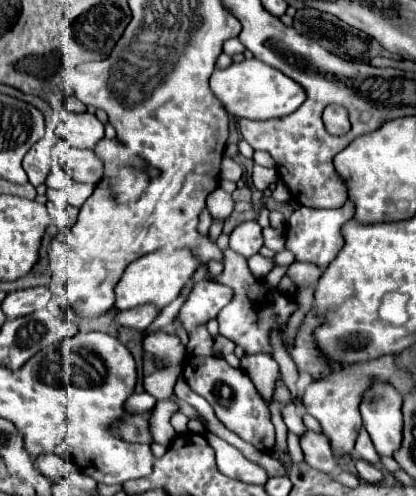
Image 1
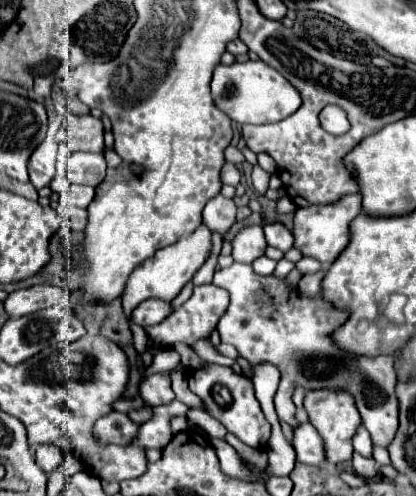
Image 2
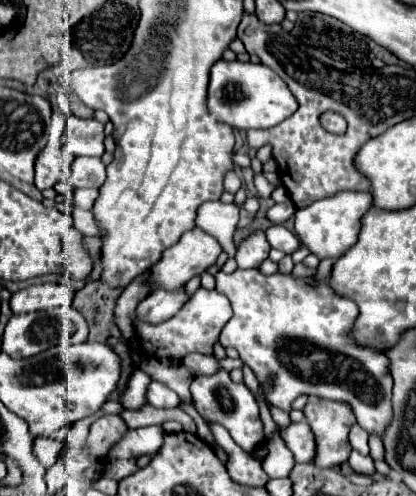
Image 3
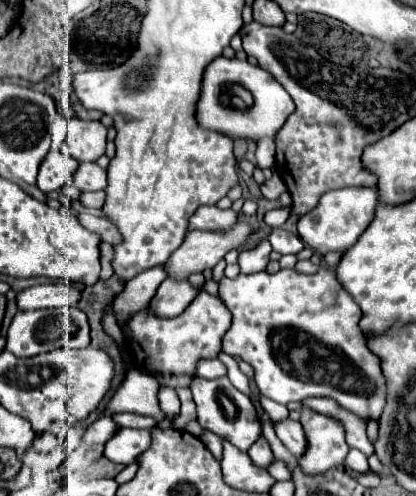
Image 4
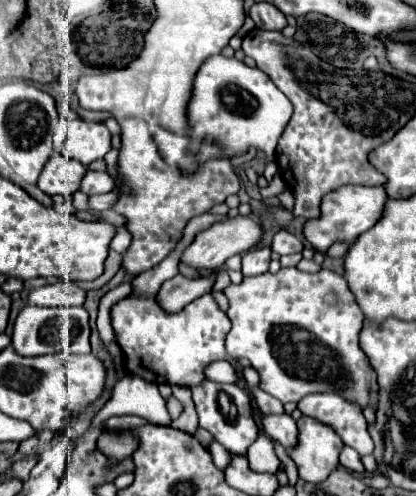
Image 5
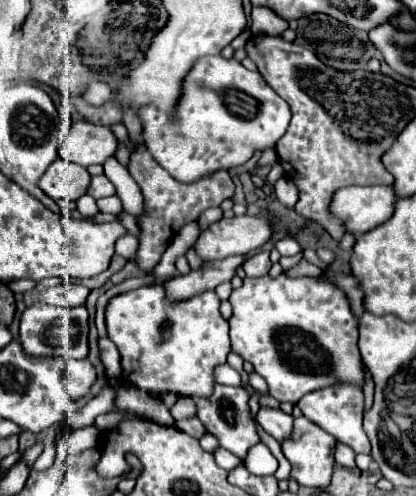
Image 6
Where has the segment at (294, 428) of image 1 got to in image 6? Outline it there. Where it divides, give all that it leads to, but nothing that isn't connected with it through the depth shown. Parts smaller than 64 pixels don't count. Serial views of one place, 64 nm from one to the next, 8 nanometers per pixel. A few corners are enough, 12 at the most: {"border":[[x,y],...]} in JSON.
{"border":[[324,276],[244,278],[230,342],[278,402],[364,386]]}

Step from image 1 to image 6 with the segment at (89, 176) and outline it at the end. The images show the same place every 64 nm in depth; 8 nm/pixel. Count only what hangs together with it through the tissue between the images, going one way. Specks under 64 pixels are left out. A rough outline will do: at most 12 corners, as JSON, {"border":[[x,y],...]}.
{"border":[[92,176],[88,194],[92,198],[112,196],[114,184],[104,176]]}

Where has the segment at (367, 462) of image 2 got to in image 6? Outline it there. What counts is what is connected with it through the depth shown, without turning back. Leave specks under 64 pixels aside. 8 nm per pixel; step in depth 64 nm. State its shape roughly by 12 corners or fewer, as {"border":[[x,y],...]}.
{"border":[[338,444],[334,458],[340,466],[356,470],[356,454]]}

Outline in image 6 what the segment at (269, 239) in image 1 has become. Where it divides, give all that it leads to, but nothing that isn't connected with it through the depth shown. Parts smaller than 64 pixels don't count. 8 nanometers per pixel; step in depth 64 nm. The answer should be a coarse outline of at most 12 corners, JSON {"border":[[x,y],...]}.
{"border":[[294,236],[276,240],[276,248],[282,256],[294,256],[302,252]]}

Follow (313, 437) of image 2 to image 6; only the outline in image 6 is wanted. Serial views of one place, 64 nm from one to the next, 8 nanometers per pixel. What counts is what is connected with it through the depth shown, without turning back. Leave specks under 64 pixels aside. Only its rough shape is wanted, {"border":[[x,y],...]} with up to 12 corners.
{"border":[[260,408],[258,422],[278,442],[292,436],[294,418]]}

